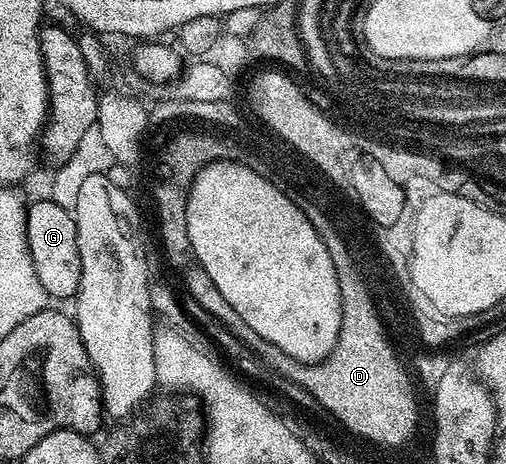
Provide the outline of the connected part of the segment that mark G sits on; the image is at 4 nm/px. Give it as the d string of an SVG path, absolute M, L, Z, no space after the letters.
M49 198L38 200L35 204L33 201L26 209L26 241L32 266L36 266L36 278L40 278L40 286L44 286L47 297L51 301L69 301L77 297L82 267L78 261L78 235L74 213L64 210Z

